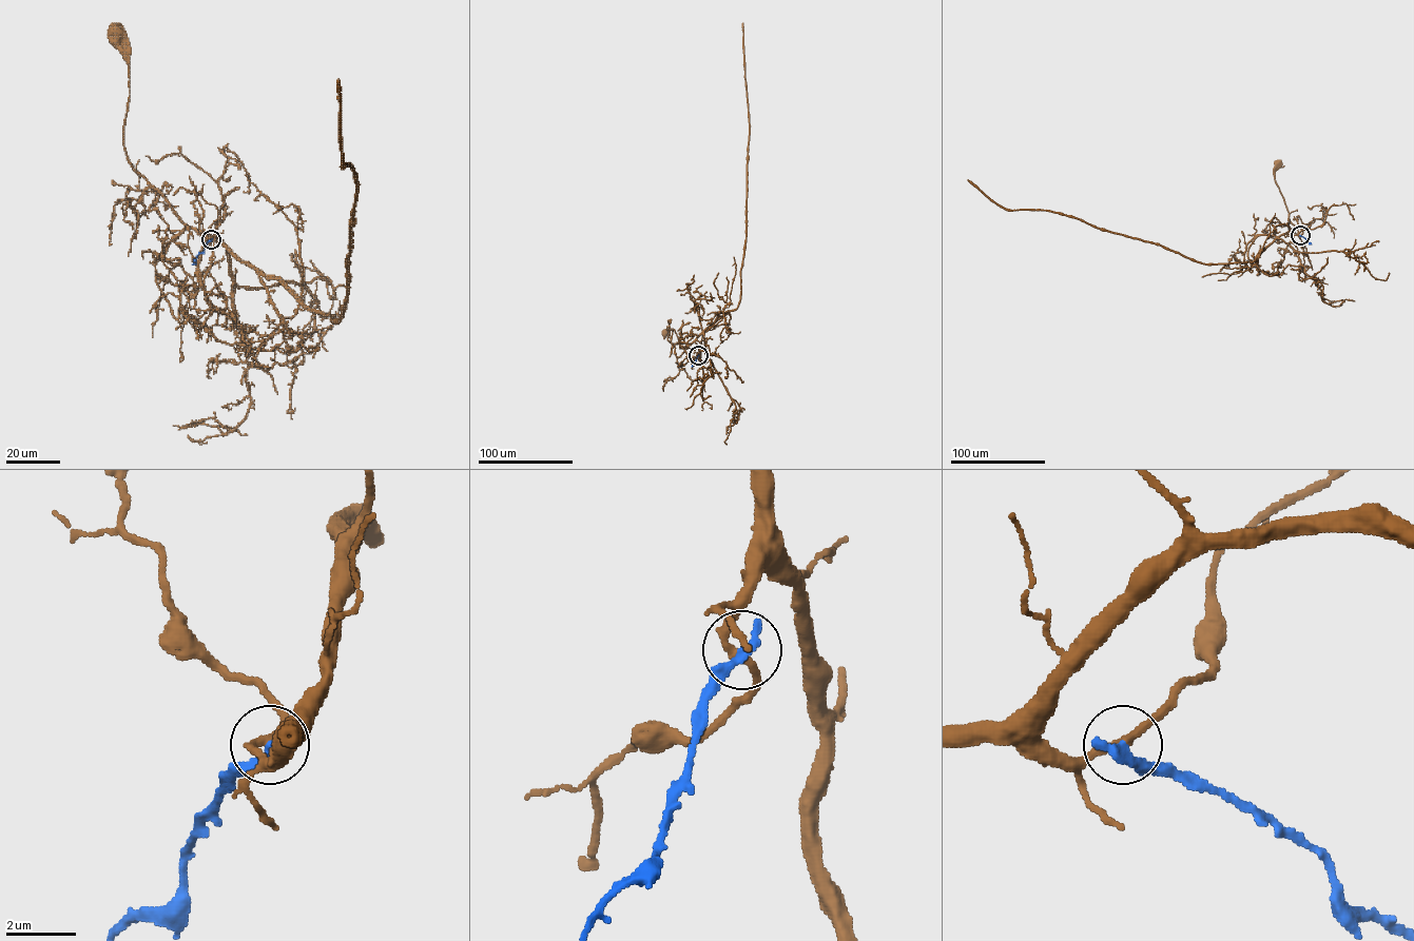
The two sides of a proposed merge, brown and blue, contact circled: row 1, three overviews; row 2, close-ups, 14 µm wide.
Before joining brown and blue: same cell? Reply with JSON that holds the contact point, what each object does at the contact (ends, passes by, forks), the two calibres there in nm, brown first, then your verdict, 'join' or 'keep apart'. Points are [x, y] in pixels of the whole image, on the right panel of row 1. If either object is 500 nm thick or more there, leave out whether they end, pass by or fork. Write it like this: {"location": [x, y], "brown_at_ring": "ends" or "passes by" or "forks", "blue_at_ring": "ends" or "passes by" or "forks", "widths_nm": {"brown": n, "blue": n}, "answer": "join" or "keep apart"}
{"location": [1300, 235], "brown_at_ring": "passes by", "blue_at_ring": "ends", "widths_nm": {"brown": 240, "blue": 340}, "answer": "keep apart"}

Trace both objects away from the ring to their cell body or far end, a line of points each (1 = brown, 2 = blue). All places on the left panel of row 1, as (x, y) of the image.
1: (210, 238), (190, 229), (169, 201), (131, 164), (123, 144), (129, 97), (128, 58), (118, 37)
2: (210, 238), (192, 263)

